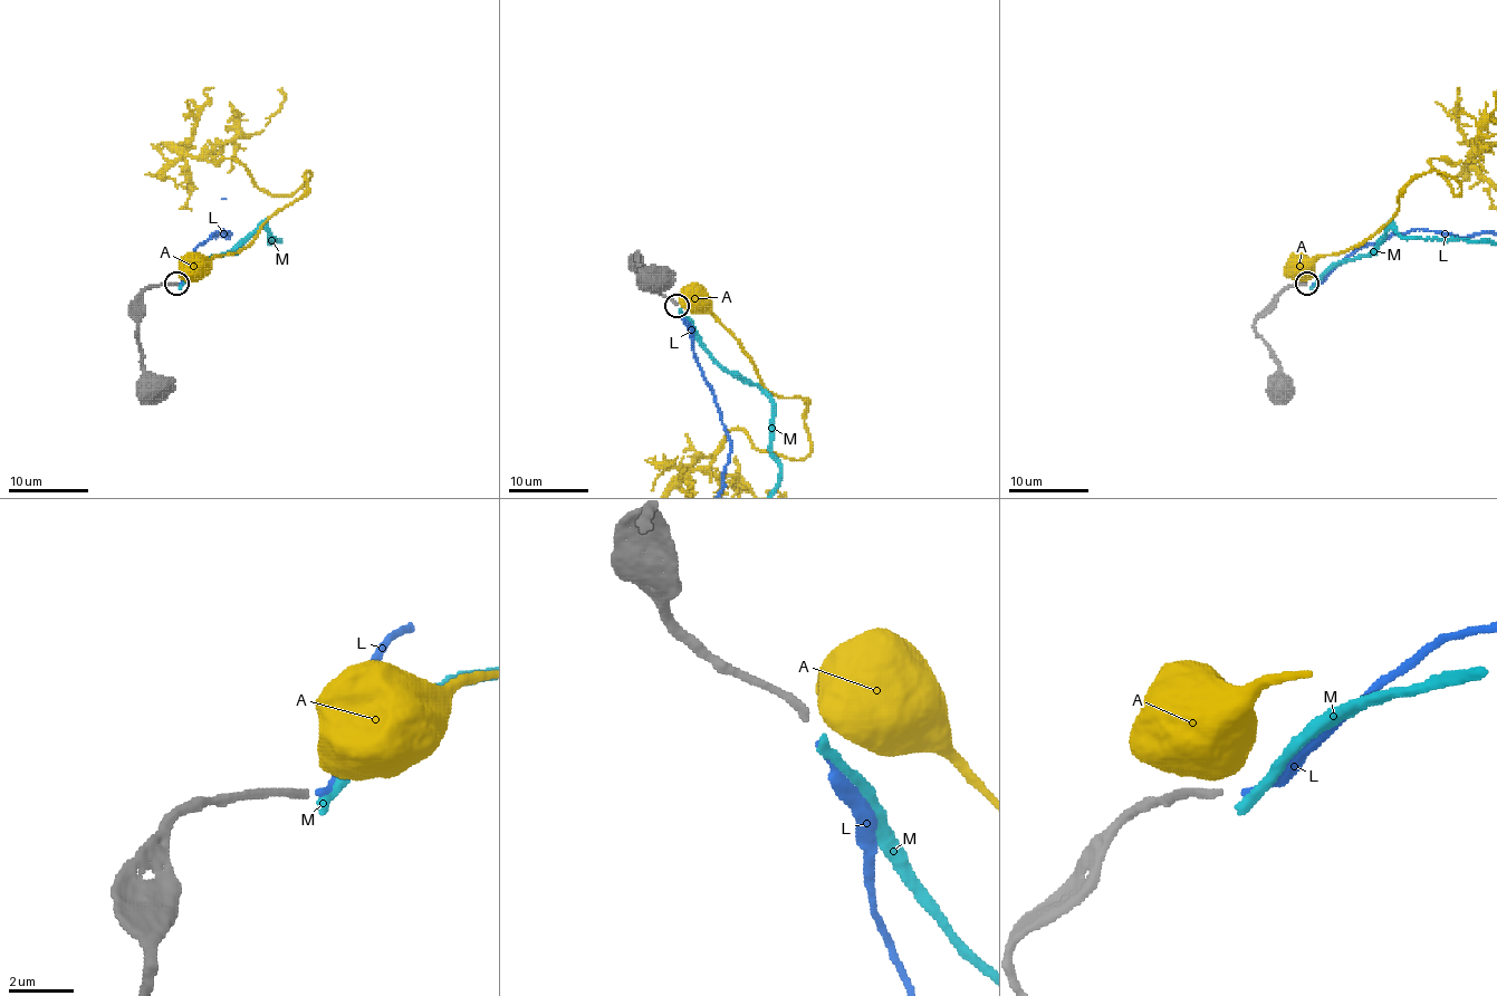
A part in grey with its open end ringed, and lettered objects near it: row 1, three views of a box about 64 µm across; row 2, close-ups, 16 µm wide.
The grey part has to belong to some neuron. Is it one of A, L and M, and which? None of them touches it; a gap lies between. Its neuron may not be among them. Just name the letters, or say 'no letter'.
L

